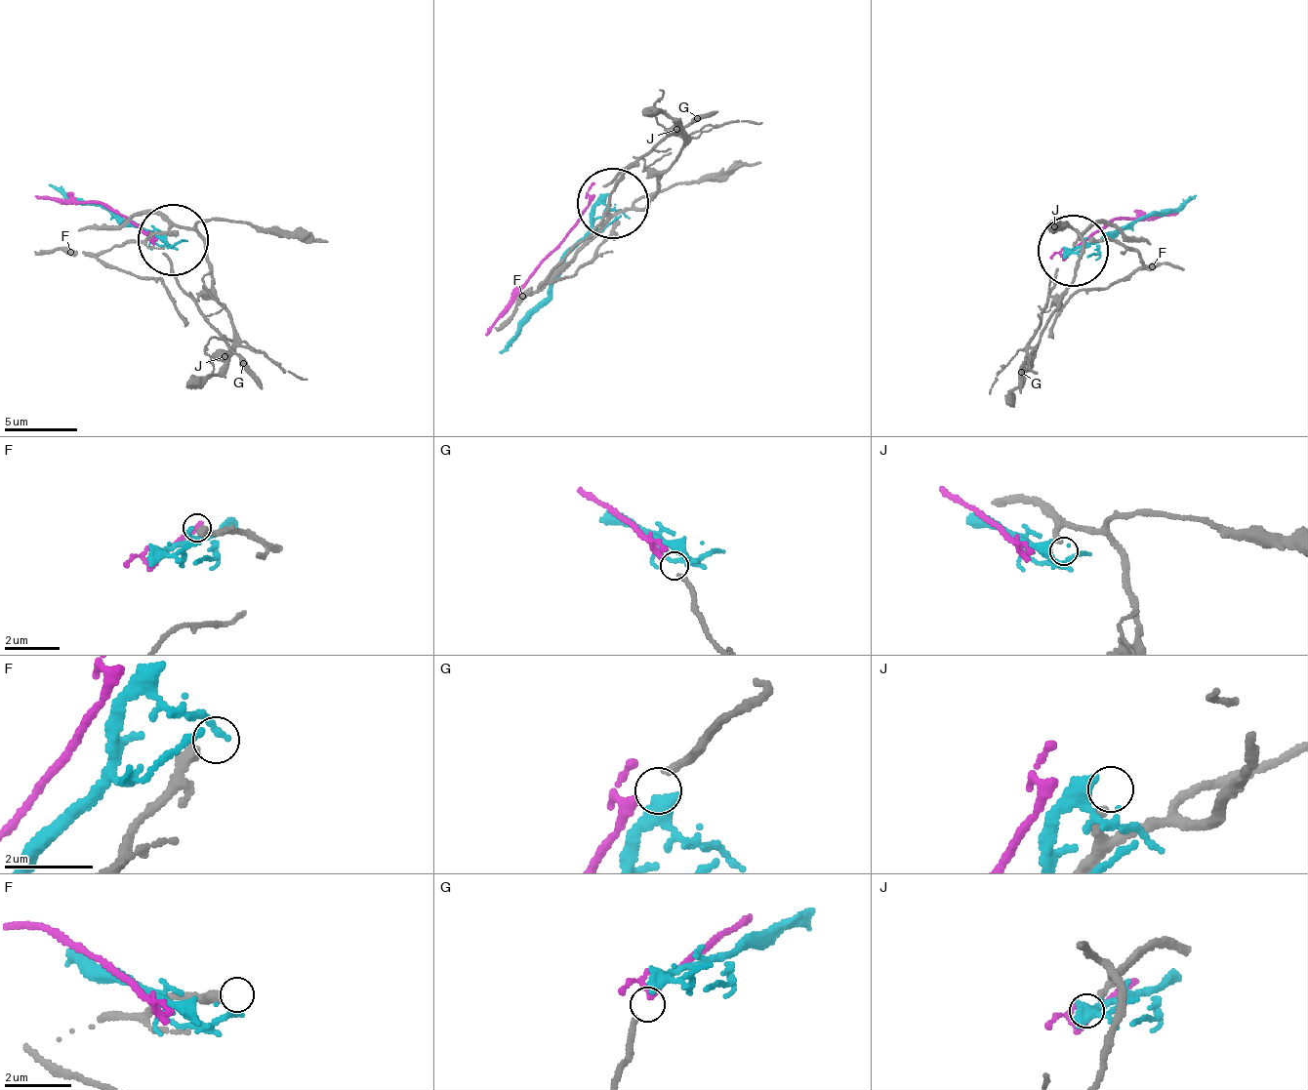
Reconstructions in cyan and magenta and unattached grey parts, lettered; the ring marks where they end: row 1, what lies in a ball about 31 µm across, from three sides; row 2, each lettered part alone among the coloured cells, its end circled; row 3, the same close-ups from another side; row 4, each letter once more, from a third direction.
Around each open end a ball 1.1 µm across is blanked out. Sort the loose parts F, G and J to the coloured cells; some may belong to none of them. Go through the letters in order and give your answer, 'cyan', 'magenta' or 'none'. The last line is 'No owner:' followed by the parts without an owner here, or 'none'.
F: none
G: magenta
J: none
No owner: F, J

